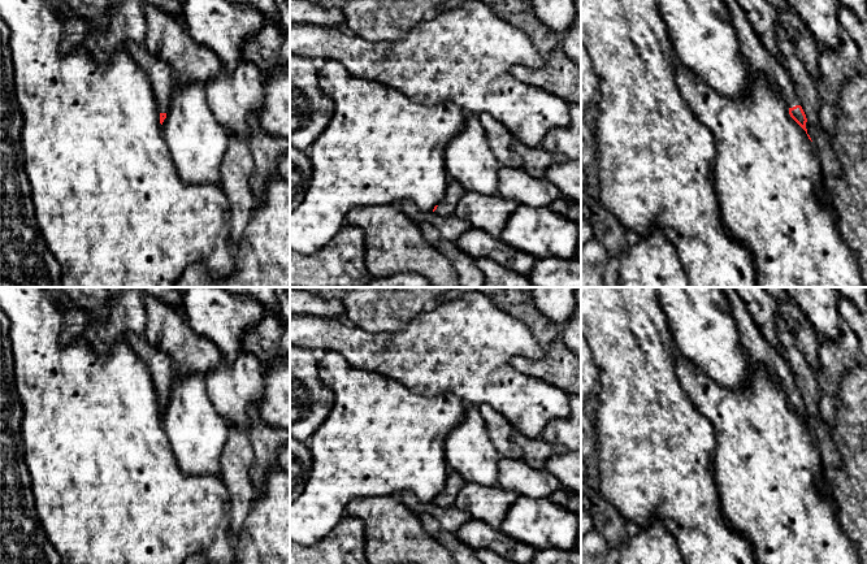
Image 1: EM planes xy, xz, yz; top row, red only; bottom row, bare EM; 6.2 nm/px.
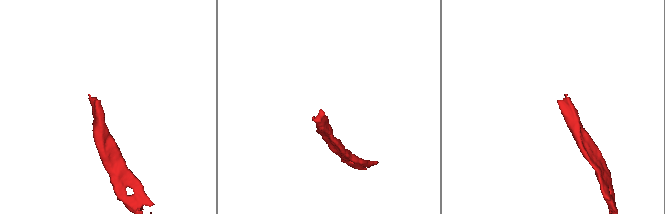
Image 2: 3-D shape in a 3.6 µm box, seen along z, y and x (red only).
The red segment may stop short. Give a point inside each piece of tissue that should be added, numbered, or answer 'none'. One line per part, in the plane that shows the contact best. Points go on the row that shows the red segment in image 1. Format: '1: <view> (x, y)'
1: yz (755, 53)

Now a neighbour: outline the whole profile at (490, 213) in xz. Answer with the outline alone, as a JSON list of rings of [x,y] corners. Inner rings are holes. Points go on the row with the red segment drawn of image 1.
[[[465,192],[456,204],[454,216],[465,220],[473,229],[500,238],[503,227],[516,208],[516,203],[503,199],[498,194],[486,196],[484,194]]]

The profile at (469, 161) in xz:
[[[467,114],[464,129],[446,146],[445,165],[450,179],[460,183],[467,192],[498,194],[502,165],[487,146],[477,114]]]

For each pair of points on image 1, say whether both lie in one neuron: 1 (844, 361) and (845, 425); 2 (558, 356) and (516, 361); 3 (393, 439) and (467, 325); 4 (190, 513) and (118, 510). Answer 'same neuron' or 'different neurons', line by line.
1: different neurons
2: same neuron
3: different neurons
4: same neuron

